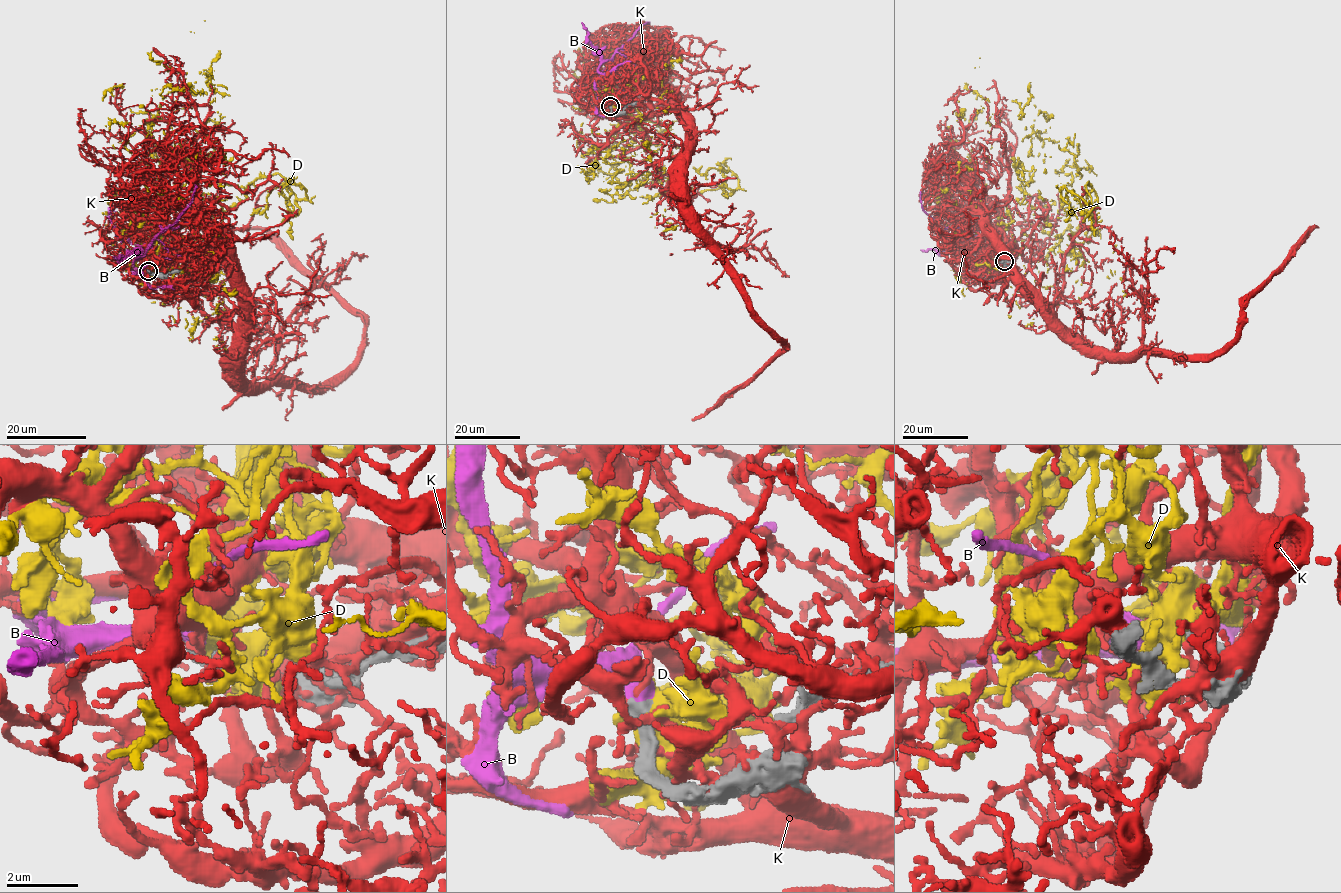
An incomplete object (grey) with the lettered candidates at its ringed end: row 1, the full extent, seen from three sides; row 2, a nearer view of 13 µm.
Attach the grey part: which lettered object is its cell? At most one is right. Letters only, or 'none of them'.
B

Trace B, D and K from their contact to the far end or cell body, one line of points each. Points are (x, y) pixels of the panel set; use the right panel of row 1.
B: (1004, 262), (972, 261), (923, 209), (920, 191)
D: (1006, 261), (1031, 154), (1089, 167), (1062, 207), (1095, 229), (1087, 182), (1089, 202), (1068, 191), (1095, 236)
K: (1004, 261), (1012, 248), (1007, 263), (1087, 345), (1211, 355), (1237, 335), (1244, 302), (1317, 226)

